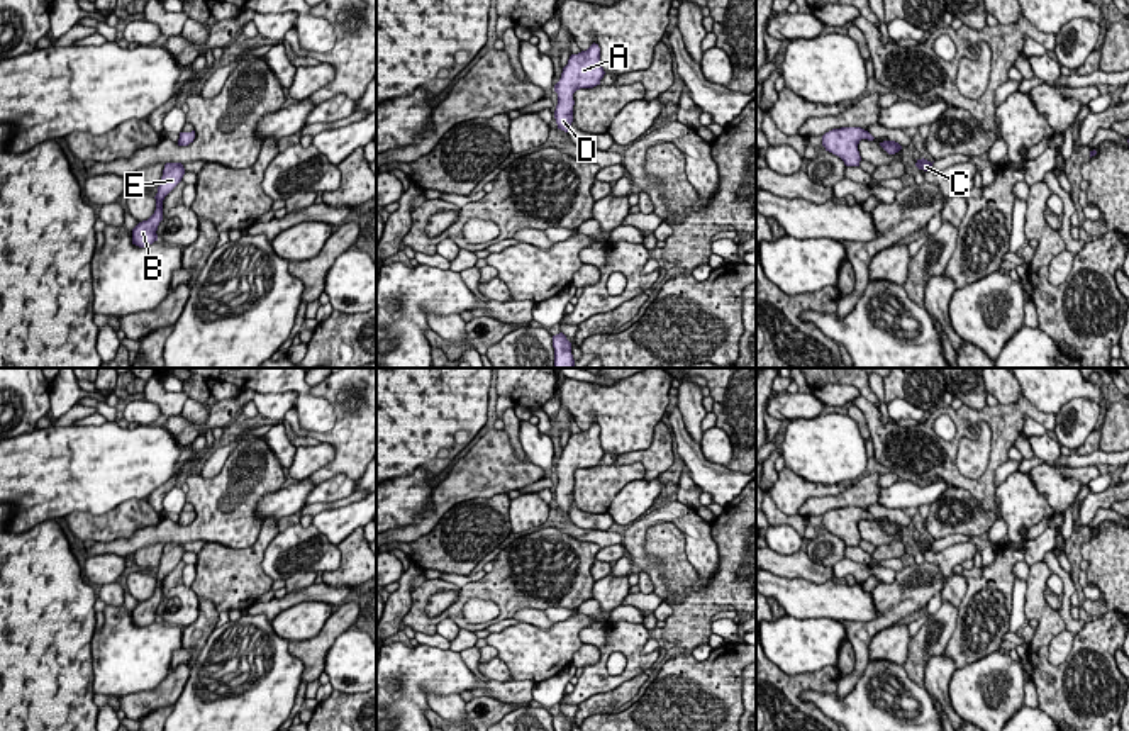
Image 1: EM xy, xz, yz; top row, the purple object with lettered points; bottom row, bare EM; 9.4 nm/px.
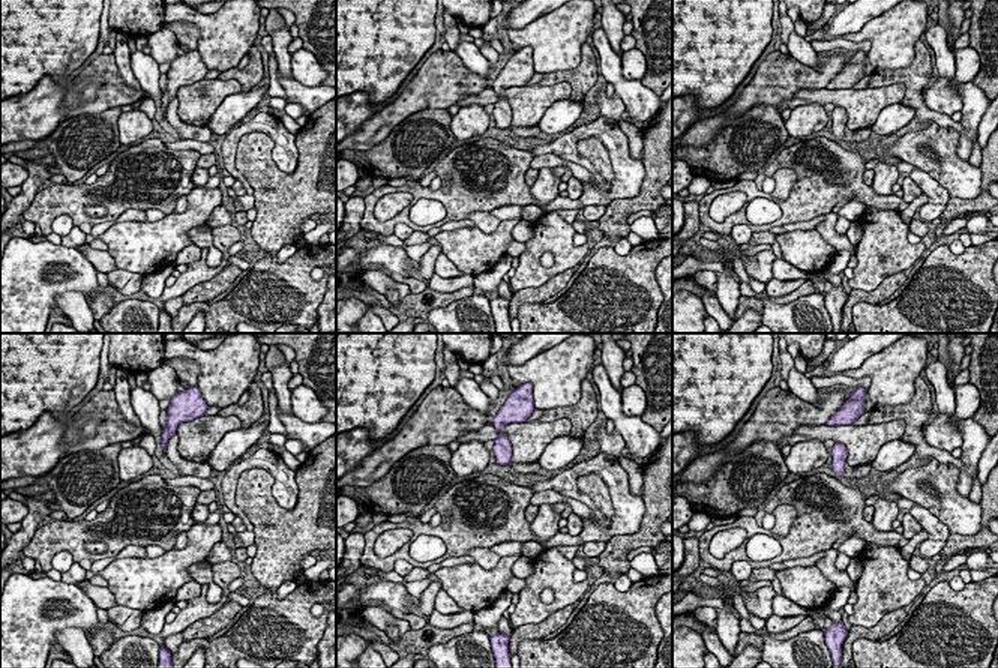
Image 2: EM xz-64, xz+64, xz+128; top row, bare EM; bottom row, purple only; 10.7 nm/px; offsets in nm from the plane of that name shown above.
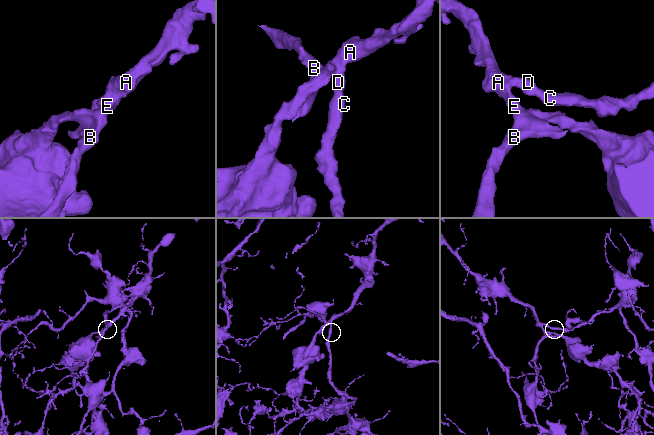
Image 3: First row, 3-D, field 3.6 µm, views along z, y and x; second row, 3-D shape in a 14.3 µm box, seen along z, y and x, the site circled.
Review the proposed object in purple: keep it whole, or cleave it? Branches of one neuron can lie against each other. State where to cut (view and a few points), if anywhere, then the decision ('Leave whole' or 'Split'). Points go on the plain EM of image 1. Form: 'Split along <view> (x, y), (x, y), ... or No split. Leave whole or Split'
No split. Leave whole

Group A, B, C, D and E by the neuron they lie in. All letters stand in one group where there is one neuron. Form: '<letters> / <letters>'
A B C D E

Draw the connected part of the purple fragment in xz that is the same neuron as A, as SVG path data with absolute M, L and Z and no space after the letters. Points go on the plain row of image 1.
M593 422L587 431L570 436L559 461L554 465L554 472L558 473L558 485L554 490L558 509L570 512L575 485L573 473L580 468L600 465L603 455L598 424Z

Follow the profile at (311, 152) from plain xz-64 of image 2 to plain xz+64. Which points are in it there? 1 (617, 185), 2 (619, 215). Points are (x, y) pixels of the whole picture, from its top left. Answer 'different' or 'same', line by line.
1: different
2: same

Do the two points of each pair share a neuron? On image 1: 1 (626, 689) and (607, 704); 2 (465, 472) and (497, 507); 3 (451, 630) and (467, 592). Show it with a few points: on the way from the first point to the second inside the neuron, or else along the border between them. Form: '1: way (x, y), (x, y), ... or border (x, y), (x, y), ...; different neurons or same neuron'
1: way (621, 694), (612, 701); same neuron
2: border (507, 492), (465, 499), (450, 509); different neurons
3: border (460, 628), (451, 619), (443, 619), (436, 633); different neurons

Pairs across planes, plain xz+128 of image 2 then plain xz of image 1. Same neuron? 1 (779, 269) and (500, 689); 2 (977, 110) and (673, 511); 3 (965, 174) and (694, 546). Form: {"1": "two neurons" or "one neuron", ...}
{"1": "two neurons", "2": "two neurons", "3": "one neuron"}

